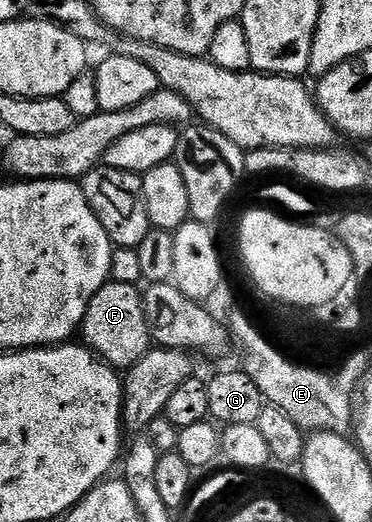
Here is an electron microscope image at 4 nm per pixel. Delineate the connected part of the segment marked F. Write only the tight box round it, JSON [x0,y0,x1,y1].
[80,280,152,371]

